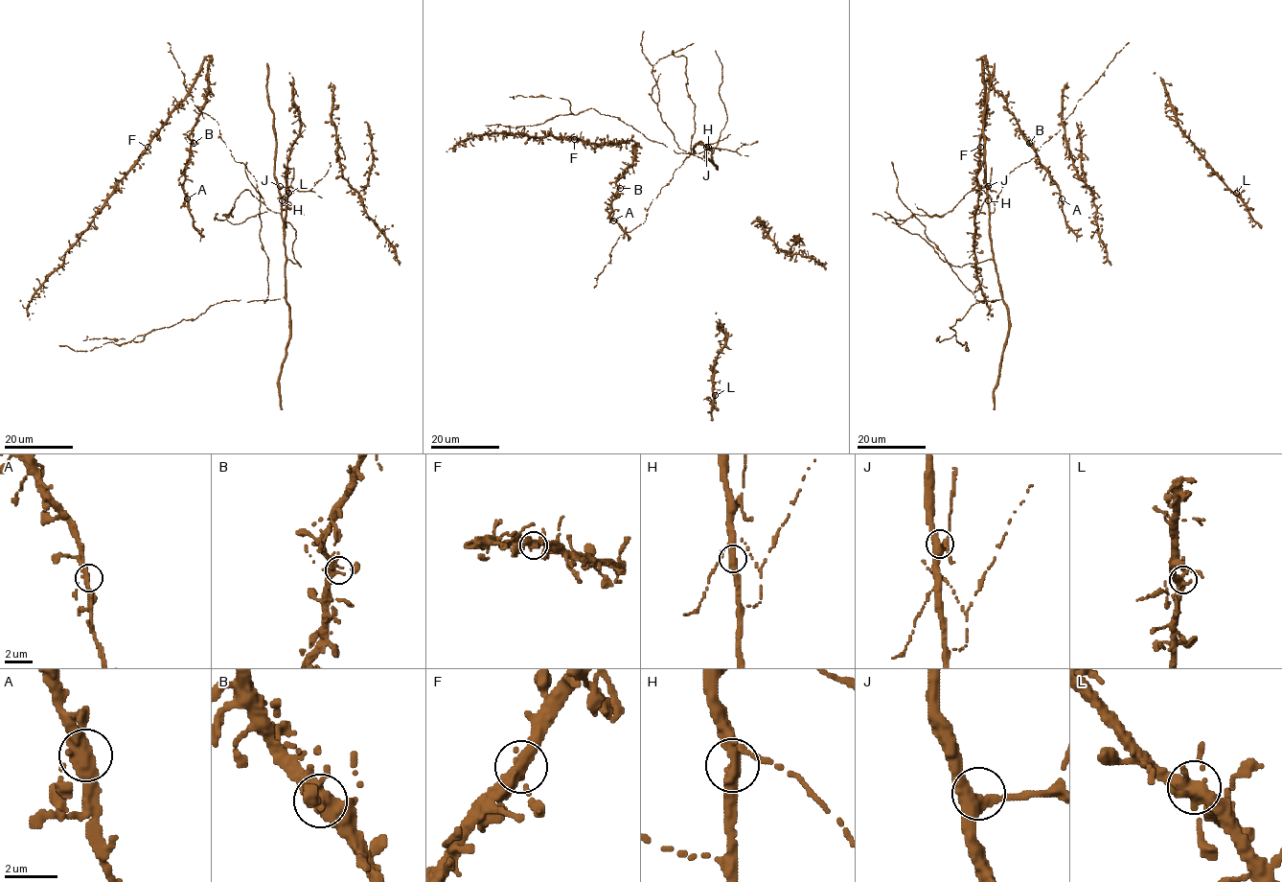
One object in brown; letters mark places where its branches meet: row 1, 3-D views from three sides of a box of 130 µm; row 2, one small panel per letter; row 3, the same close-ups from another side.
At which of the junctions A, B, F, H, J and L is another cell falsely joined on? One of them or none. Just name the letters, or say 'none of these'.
none of these

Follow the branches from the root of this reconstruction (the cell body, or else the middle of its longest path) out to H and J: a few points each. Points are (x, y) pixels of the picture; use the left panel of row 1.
H: (229, 150), (234, 159), (242, 162), (254, 176), (258, 191), (268, 209), (280, 213), (282, 200)
J: (229, 150), (234, 159), (242, 162), (254, 176), (266, 207), (279, 213), (280, 186)

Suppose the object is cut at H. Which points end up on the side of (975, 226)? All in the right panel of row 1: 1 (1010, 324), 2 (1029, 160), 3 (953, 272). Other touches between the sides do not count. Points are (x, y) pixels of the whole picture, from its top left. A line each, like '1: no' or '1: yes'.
1: no
2: no
3: no

